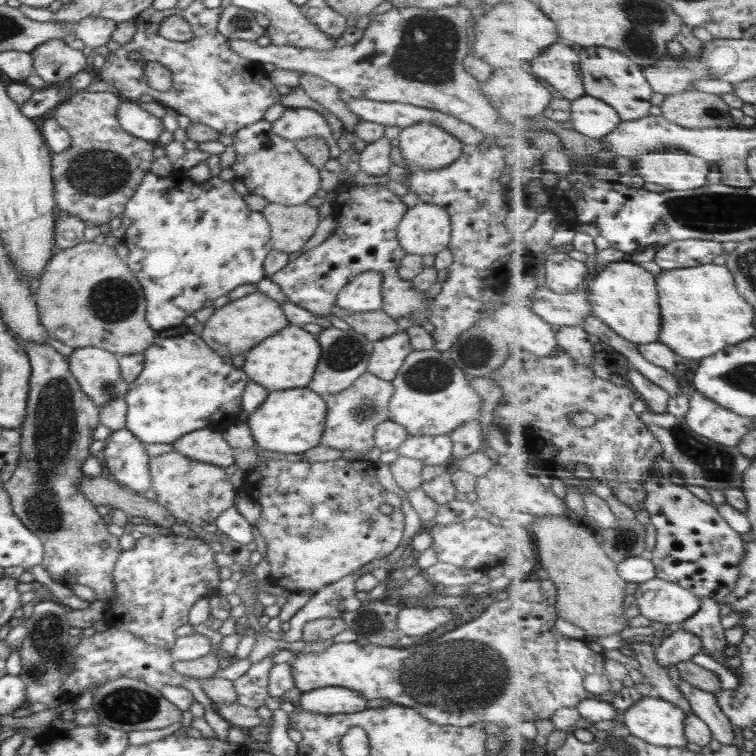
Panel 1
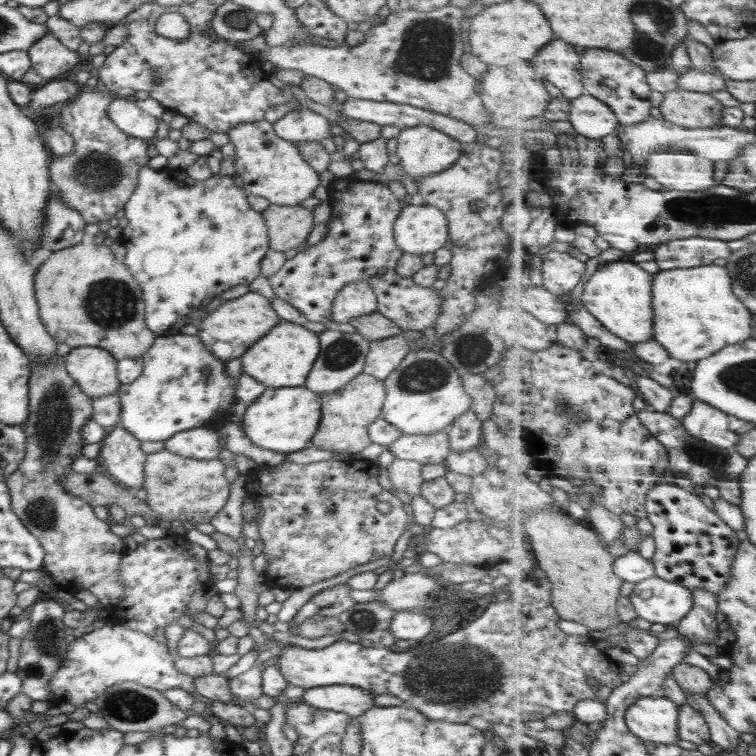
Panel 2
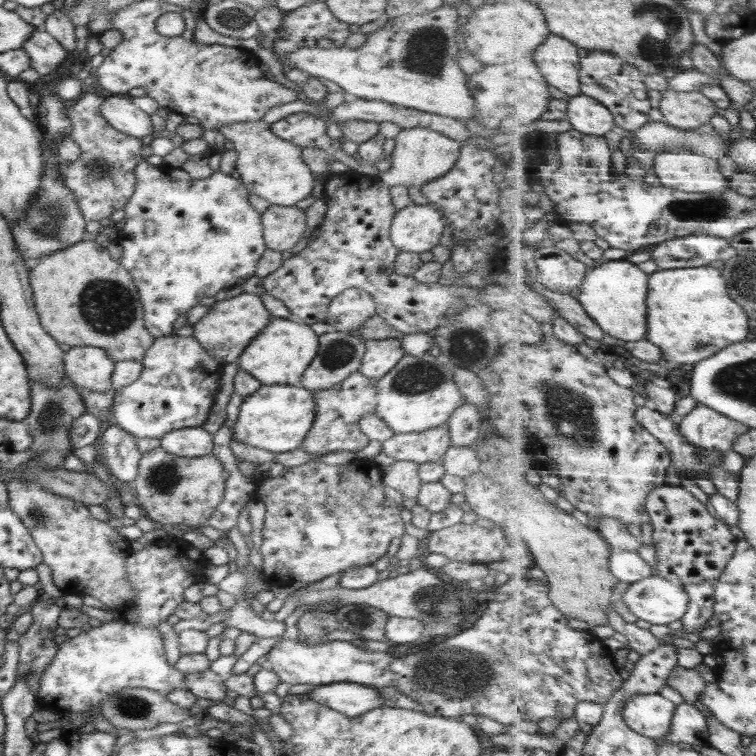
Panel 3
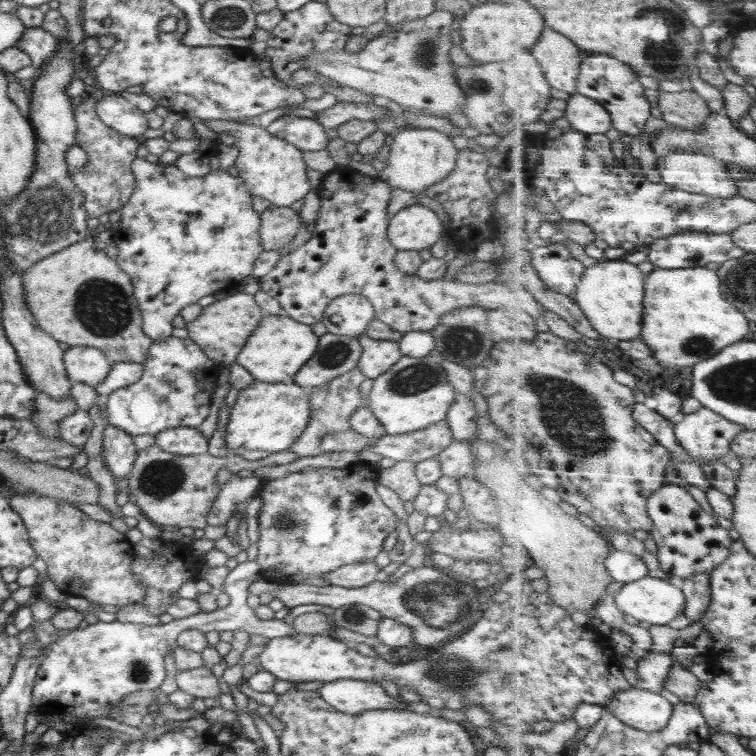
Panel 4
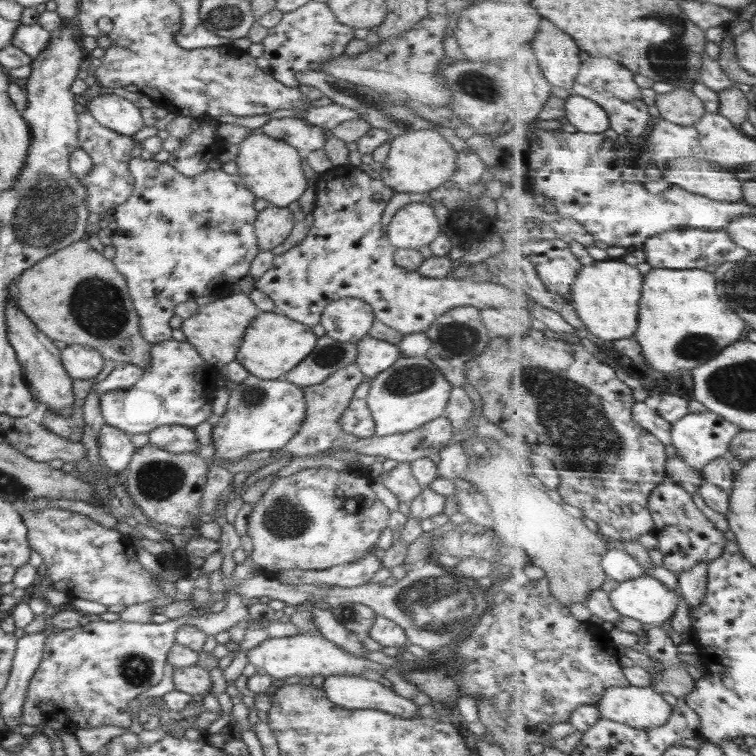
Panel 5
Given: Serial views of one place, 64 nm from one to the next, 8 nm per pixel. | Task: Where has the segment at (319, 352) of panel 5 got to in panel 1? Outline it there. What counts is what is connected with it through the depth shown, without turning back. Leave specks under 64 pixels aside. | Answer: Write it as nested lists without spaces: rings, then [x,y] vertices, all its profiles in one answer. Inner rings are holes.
[[[328,327],[322,330],[317,336],[321,347],[322,357],[316,366],[316,372],[308,384],[316,394],[325,396],[327,394],[338,394],[350,386],[368,368],[373,352],[373,342],[366,339],[354,329],[341,330],[335,327]]]

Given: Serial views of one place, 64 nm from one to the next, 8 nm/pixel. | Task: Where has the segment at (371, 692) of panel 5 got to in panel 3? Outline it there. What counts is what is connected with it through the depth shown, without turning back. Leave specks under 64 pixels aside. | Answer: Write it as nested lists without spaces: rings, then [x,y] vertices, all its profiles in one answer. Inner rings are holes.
[[[346,682],[314,687],[314,690],[310,690],[309,698],[318,705],[340,712],[349,718],[384,706],[380,700],[380,691],[368,685]]]

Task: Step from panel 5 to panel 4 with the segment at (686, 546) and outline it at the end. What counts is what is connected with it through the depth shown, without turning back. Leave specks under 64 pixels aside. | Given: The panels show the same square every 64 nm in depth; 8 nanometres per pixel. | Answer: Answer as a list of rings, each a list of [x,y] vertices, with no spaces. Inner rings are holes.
[[[664,485],[649,499],[649,510],[655,524],[650,534],[659,547],[662,570],[672,576],[672,583],[676,586],[682,587],[684,580],[698,574],[711,577],[718,566],[732,556],[735,540],[730,528],[722,526],[718,518],[706,511],[684,486]]]

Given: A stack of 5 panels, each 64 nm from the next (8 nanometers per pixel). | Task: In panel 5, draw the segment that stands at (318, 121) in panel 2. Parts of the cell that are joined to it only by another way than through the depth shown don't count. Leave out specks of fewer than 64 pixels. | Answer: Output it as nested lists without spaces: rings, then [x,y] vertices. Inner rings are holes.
[[[298,117],[270,119],[260,130],[272,138],[290,143],[303,153],[322,149],[327,140],[320,127]]]

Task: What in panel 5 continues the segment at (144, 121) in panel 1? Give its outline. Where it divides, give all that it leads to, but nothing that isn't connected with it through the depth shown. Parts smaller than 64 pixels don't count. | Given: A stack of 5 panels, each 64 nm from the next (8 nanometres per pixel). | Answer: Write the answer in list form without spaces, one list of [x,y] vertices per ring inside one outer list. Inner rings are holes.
[[[112,94],[98,95],[80,105],[88,107],[94,119],[118,134],[132,136],[144,126],[139,108],[130,100]]]

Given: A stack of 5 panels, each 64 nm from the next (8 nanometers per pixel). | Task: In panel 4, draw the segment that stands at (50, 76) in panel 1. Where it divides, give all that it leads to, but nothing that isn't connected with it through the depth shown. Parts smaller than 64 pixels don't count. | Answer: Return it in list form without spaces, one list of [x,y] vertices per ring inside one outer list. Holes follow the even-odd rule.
[[[30,27],[18,38],[16,47],[31,58],[31,65],[38,71],[58,52],[58,39],[42,27]]]

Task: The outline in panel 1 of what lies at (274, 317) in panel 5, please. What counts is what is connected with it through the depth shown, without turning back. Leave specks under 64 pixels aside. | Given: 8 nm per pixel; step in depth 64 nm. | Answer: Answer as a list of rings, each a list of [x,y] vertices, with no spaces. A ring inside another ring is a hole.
[[[290,325],[254,346],[246,354],[241,369],[252,381],[269,391],[304,388],[310,384],[321,357],[321,347],[316,336],[302,329],[302,326]]]

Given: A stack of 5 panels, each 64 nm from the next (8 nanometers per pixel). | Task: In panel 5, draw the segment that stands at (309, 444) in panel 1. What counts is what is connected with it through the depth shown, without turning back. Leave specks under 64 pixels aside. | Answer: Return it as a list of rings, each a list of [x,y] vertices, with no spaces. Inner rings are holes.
[[[250,375],[244,382],[232,386],[226,412],[214,417],[212,442],[215,449],[208,452],[224,461],[238,462],[252,452],[283,449],[302,428],[304,418],[306,399],[301,386],[288,380],[262,380]]]

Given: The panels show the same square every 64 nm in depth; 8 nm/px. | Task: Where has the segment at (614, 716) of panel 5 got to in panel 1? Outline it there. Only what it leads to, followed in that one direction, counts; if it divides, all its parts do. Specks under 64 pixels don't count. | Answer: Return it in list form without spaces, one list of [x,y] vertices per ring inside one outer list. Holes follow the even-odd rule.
[[[657,696],[640,700],[624,715],[627,731],[655,746],[686,749],[689,714]]]

